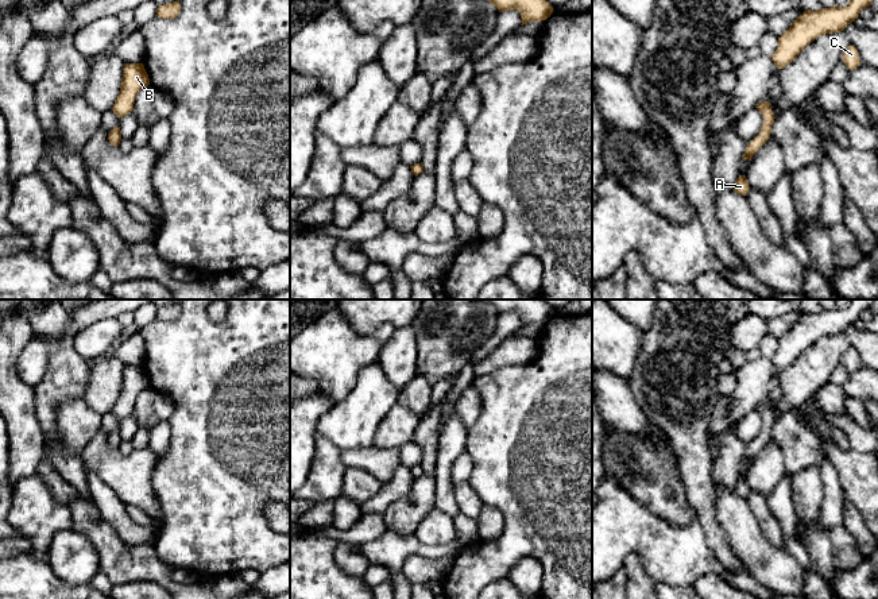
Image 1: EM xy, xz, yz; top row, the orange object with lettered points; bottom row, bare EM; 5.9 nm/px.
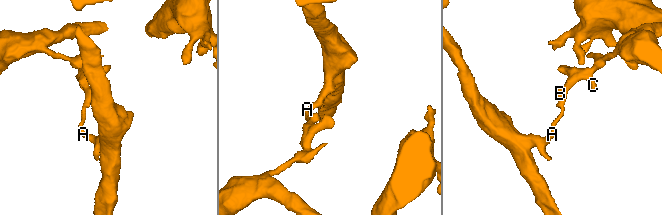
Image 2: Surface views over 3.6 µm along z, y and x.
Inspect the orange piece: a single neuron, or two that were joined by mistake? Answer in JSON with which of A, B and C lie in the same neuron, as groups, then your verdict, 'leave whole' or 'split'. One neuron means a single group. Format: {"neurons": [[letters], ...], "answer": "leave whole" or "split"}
{"neurons": [["A"], ["B", "C"]], "answer": "split"}

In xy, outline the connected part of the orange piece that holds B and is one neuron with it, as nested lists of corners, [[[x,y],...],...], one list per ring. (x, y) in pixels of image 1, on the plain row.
[[[124,366],[120,394],[112,410],[115,417],[121,421],[131,416],[136,397],[148,387],[150,380],[143,366]]]

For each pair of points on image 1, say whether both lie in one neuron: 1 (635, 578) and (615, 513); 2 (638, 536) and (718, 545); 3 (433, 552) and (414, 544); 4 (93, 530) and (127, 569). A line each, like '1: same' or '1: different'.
1: different
2: different
3: same
4: same

